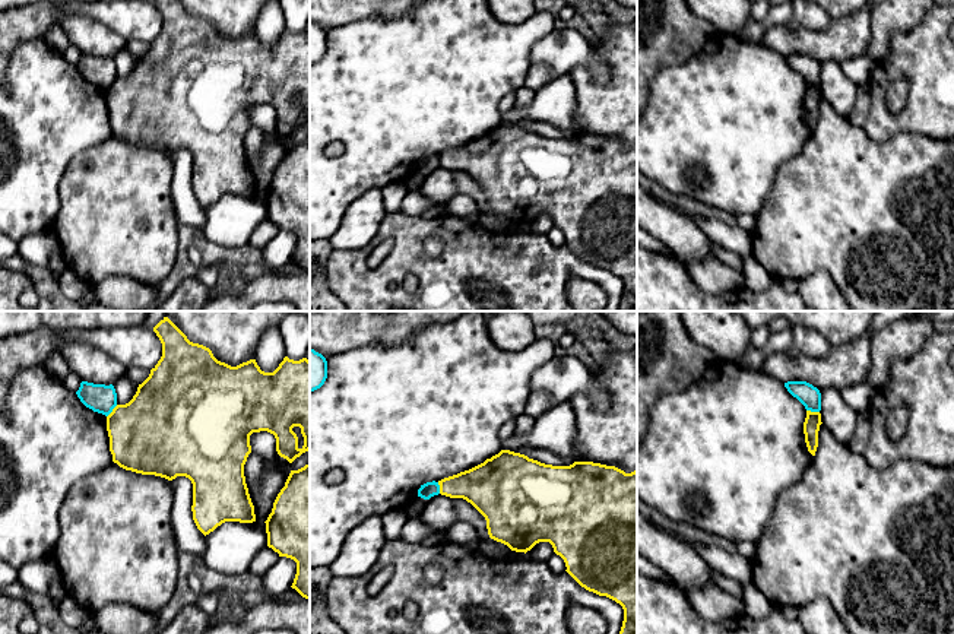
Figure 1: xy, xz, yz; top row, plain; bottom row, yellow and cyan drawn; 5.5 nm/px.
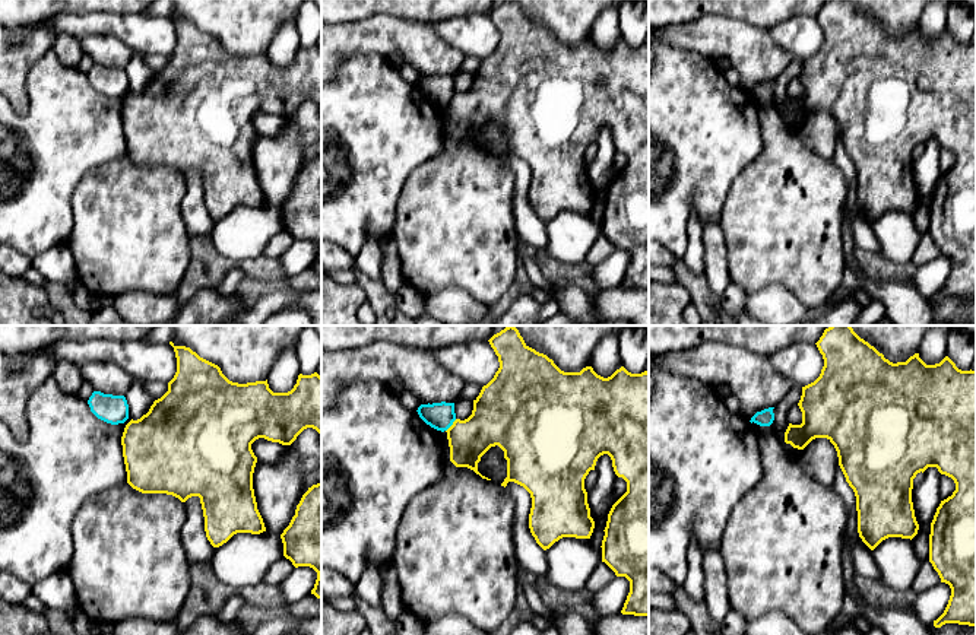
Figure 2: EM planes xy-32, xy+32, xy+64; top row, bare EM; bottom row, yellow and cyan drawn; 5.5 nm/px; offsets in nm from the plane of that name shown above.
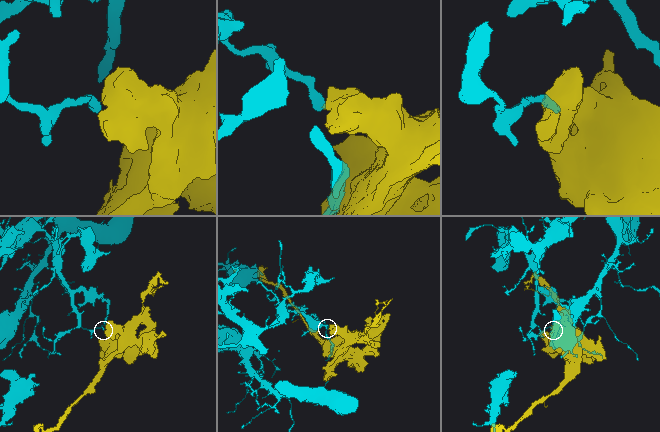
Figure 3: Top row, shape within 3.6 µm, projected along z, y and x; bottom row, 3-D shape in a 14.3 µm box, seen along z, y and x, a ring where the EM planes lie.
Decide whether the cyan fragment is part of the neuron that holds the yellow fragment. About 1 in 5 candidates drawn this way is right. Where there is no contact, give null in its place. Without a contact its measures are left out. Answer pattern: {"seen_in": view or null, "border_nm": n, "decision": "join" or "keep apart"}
{"seen_in": "yz", "border_nm": 70, "decision": "keep apart"}

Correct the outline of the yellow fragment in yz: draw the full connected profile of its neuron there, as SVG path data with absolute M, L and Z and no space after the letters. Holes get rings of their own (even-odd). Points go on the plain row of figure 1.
M806 83L806 91L804 95L804 107L805 107L805 115L808 120L808 124L815 129L817 120L818 120L818 104L821 98L821 86L820 85L811 85Z

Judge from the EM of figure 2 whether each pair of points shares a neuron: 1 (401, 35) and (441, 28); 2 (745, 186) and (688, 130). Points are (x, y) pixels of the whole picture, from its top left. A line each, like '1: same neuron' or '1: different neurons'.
1: different neurons
2: different neurons

